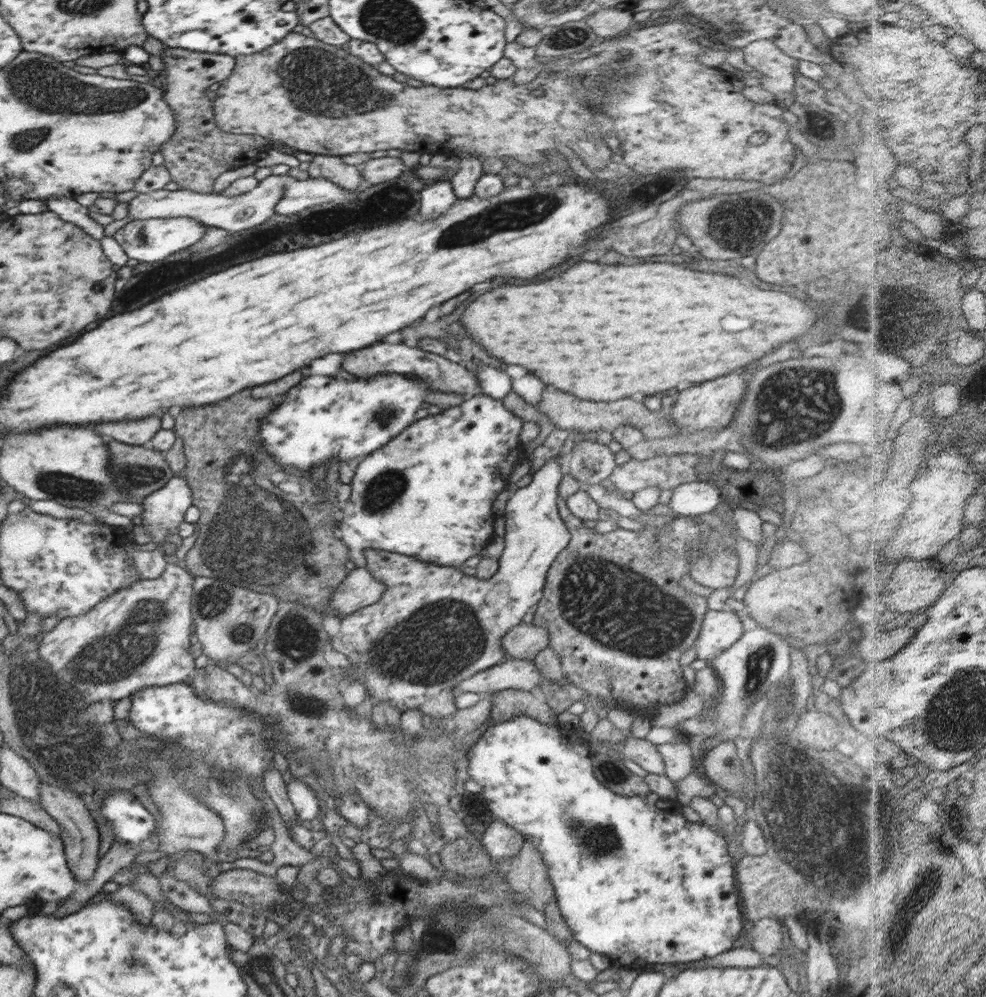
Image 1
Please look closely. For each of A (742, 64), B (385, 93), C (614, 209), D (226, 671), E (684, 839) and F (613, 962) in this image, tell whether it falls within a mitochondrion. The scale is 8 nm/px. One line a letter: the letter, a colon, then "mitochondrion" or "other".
A: other
B: mitochondrion
C: other
D: other
E: other
F: other

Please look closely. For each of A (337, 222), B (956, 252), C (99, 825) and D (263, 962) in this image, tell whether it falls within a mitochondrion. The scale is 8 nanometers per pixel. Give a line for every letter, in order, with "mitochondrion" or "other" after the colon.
A: other
B: other
C: other
D: other

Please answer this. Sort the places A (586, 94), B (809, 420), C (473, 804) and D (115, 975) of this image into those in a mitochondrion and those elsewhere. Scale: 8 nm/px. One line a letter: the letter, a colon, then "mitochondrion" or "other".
A: mitochondrion
B: mitochondrion
C: other
D: mitochondrion

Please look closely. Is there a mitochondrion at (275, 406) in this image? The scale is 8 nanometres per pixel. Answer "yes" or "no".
no

